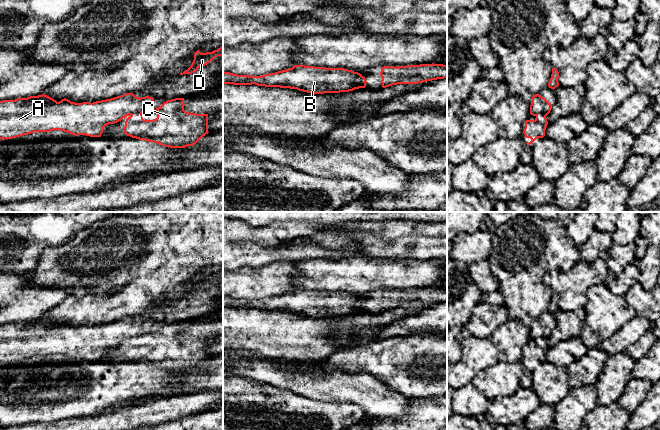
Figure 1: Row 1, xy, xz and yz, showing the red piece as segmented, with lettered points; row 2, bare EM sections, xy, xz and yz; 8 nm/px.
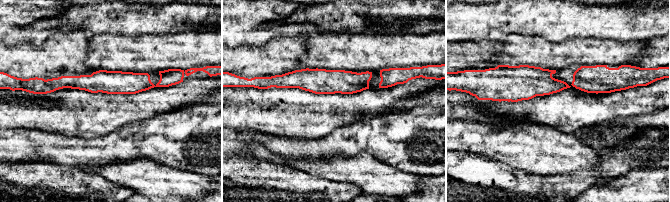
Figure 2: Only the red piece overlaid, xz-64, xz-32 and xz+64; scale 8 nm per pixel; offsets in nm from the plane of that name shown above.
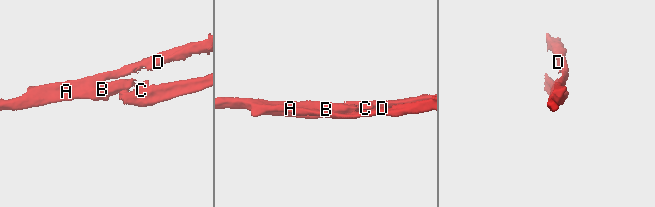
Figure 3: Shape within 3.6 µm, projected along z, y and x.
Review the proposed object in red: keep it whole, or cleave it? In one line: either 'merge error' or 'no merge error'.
merge error

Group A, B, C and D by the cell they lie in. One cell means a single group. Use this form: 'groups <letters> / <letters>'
groups A B D / C

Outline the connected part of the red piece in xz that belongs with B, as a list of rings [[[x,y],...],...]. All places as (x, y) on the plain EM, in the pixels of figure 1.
[[[294,289],[292,292],[262,300],[238,299],[223,296],[223,308],[258,309],[297,313],[299,315],[324,318],[349,316],[361,312],[356,303],[362,298],[344,292],[324,292]]]

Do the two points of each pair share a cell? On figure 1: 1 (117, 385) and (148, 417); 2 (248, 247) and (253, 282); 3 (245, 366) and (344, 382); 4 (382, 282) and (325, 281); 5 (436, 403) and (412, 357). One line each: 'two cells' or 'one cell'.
1: two cells
2: two cells
3: one cell
4: one cell
5: two cells

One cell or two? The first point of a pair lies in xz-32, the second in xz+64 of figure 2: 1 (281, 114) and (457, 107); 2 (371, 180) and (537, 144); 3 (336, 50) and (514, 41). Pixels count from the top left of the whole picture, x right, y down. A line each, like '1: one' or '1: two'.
1: one
2: one
3: one

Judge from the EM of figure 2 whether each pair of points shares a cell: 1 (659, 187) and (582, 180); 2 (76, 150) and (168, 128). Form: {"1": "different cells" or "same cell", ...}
{"1": "different cells", "2": "same cell"}

